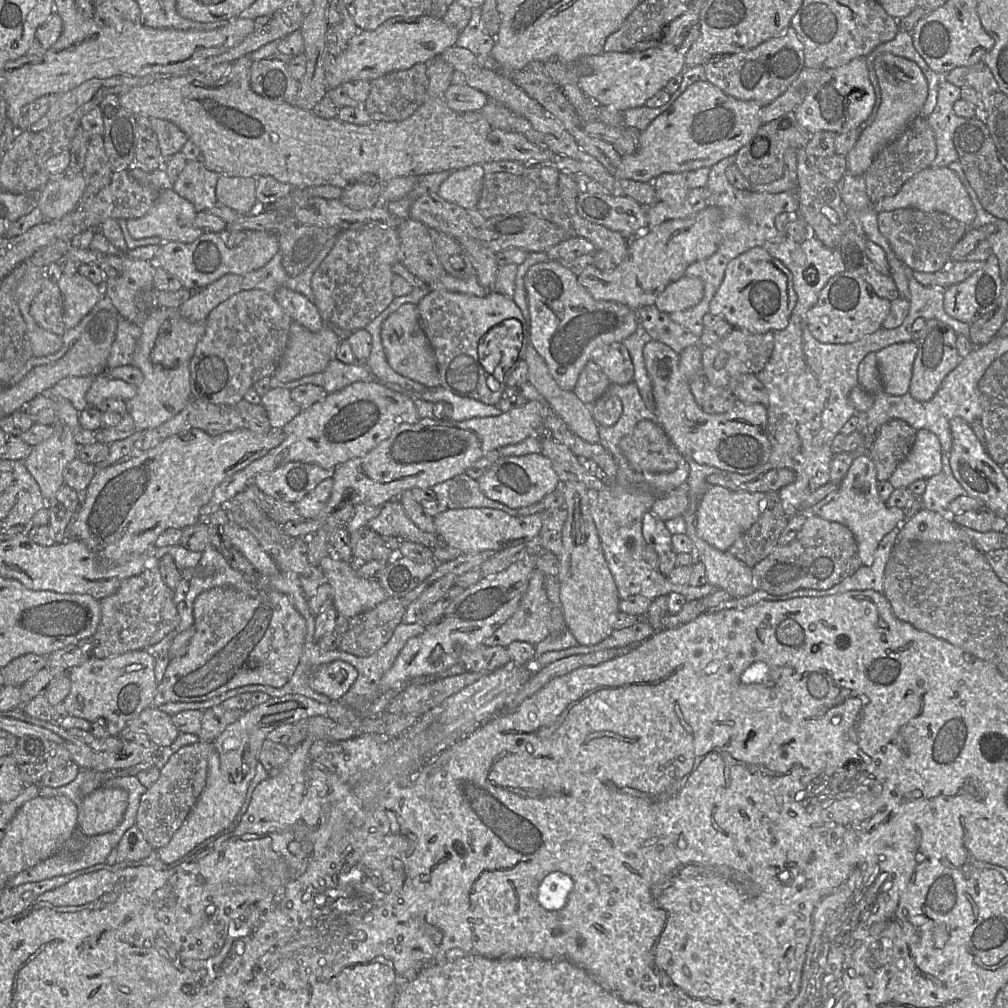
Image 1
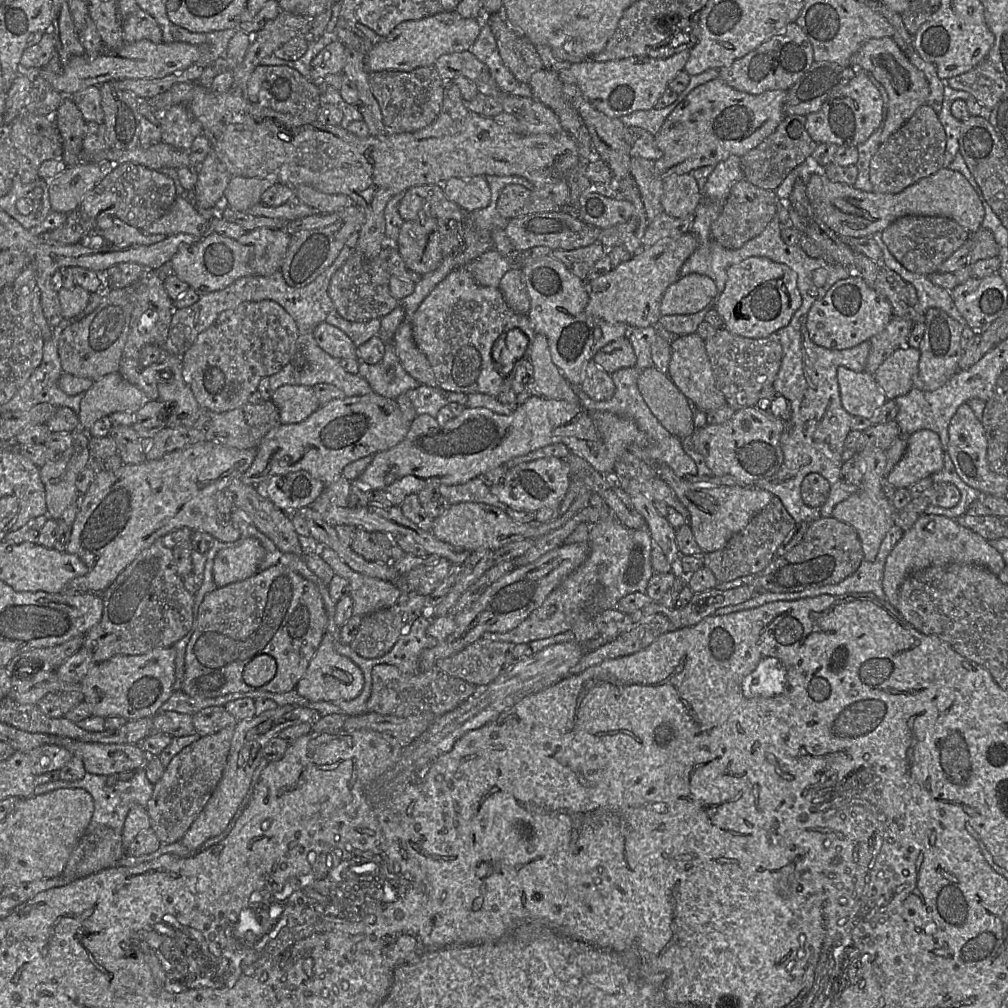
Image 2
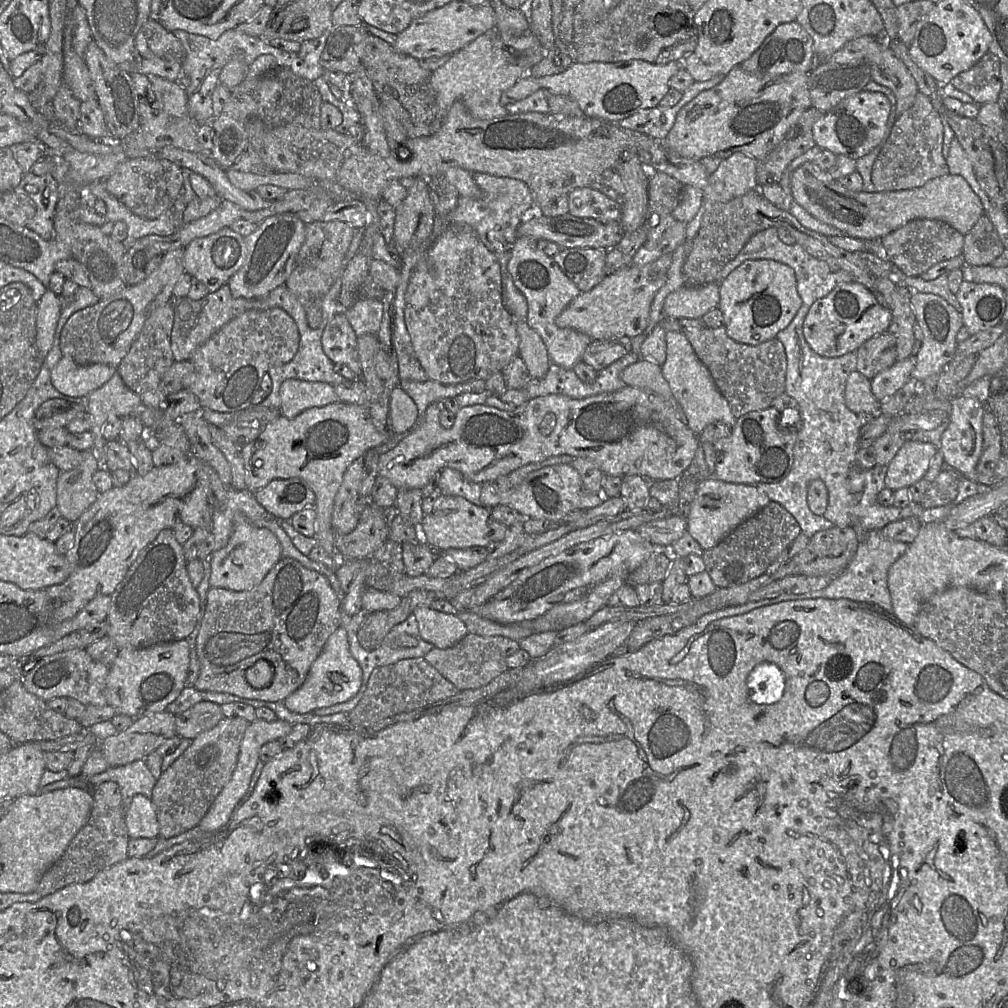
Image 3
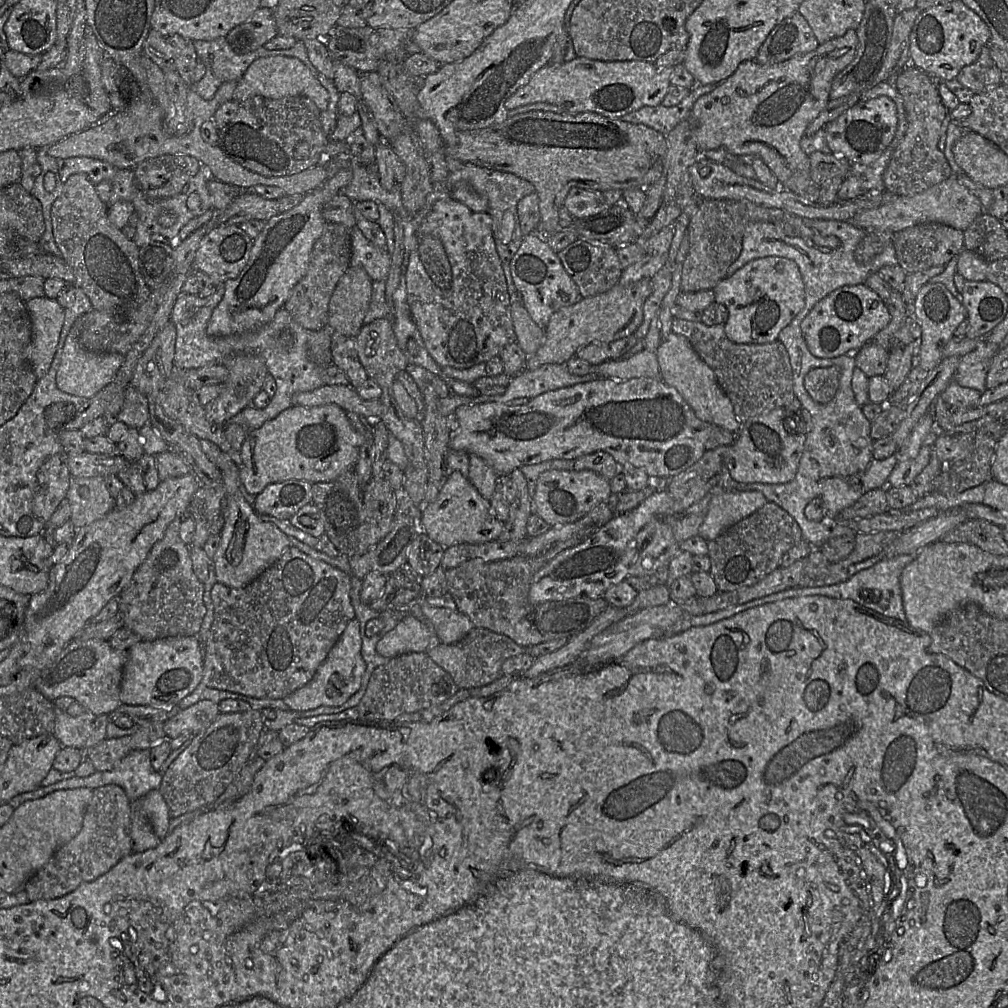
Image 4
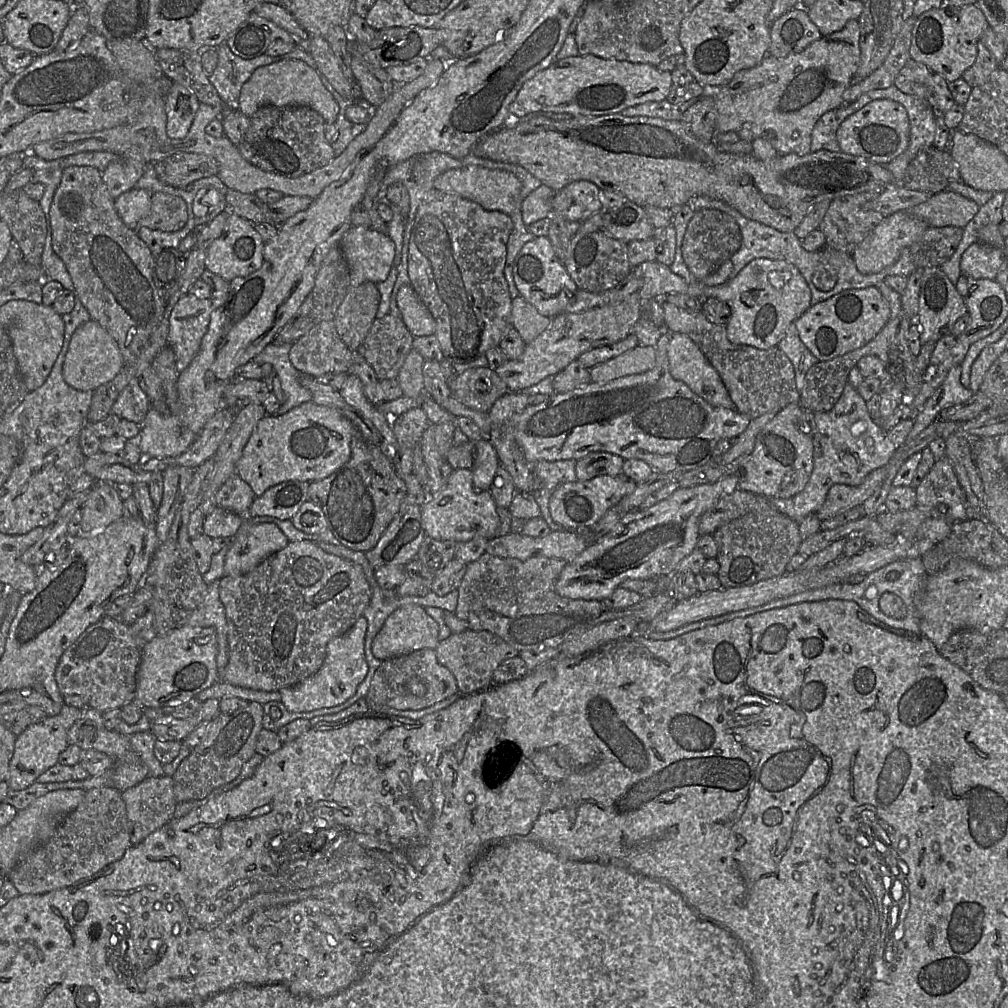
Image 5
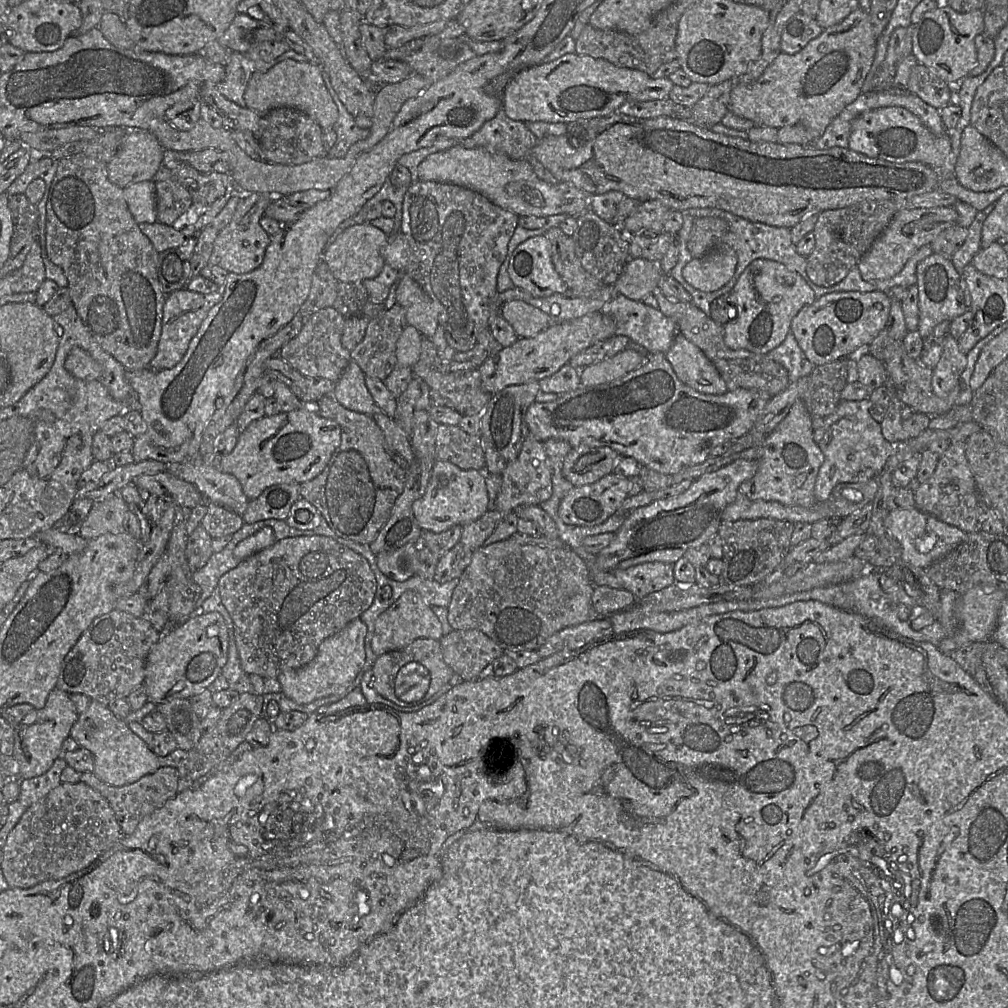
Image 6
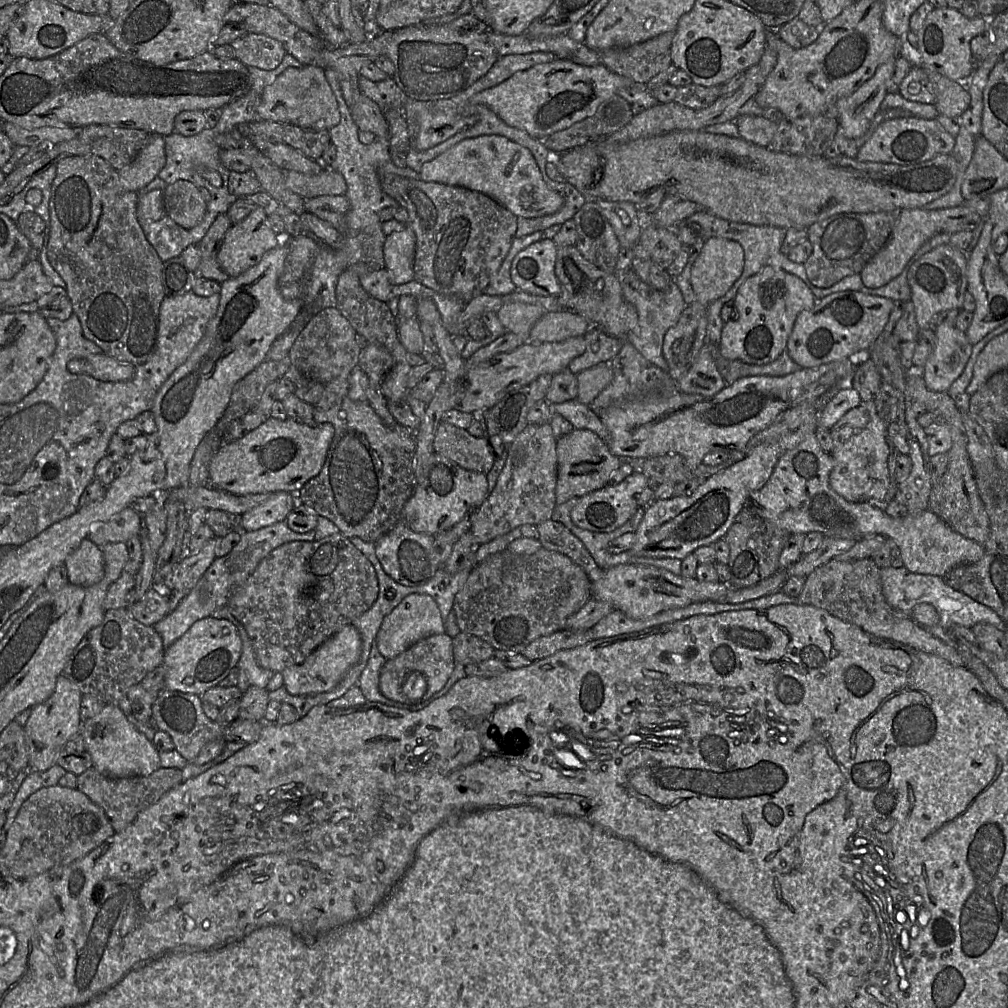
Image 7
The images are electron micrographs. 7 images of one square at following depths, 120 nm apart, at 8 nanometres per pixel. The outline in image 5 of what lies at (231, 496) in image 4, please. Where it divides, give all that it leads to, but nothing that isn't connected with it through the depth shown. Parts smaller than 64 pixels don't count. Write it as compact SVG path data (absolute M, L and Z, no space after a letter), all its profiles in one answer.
M246 516L236 534L231 538L230 547L225 555L224 573L228 576L243 575L253 570L272 554L285 548L288 543L287 536L276 524L252 523Z

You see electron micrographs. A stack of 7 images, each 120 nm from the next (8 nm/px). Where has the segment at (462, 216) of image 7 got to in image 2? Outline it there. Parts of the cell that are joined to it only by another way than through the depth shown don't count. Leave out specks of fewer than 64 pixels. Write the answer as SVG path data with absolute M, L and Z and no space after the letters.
M464 267L451 271L426 296L413 315L411 326L414 342L426 356L439 388L467 395L481 393L495 398L502 391L511 389L514 374L510 372L505 376L497 371L491 354L493 344L500 335L517 328L527 337L527 351L536 335L528 316L514 312L505 302L499 288L479 285Z

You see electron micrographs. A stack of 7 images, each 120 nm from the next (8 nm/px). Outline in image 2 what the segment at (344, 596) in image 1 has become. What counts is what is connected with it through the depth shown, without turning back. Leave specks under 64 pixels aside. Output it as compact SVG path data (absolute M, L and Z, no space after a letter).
M321 546L318 553L332 568L334 574L348 581L348 594L353 601L353 615L364 616L390 607L400 597L401 592L394 584L352 570L331 548Z

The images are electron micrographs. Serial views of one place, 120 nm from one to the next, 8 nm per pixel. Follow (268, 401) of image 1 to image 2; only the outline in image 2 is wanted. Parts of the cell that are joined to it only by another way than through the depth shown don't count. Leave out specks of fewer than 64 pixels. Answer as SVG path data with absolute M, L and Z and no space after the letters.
M283 385L271 396L277 407L280 424L296 424L304 421L321 407L311 386Z

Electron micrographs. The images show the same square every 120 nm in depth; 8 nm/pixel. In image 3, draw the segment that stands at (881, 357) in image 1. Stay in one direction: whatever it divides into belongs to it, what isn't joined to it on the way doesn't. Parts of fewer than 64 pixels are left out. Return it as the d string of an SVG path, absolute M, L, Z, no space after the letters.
M910 357L896 361L892 366L879 373L871 380L871 390L875 398L883 402L899 389L911 378L911 373L916 365L916 357Z

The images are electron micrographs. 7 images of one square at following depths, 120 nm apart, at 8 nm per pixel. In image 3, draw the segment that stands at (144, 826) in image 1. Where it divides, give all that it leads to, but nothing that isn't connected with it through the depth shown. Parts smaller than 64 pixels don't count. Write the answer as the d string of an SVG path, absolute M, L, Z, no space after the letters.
M223 717L213 728L197 735L183 754L162 772L151 797L160 838L177 836L199 824L216 796L231 779L248 725L249 722L241 717Z

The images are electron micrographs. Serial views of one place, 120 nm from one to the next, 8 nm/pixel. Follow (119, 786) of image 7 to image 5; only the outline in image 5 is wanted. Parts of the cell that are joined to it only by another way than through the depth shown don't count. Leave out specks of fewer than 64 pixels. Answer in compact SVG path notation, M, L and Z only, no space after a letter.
M171 776L146 777L137 785L121 792L126 807L131 845L168 823L174 816L177 802Z

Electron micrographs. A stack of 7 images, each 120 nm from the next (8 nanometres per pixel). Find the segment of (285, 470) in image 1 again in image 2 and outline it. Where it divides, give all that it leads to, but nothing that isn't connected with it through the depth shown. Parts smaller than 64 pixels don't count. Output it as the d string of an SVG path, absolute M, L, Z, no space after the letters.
M305 471L276 475L257 484L257 493L285 513L309 507L325 488L322 481Z

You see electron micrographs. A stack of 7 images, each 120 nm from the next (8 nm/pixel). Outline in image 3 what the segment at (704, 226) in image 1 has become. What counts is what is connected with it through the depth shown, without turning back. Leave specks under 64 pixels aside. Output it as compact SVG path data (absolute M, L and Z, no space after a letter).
M672 253L660 256L644 266L629 266L606 276L588 292L581 292L556 318L559 328L572 328L594 340L607 340L642 334L649 322L649 313L656 293L665 284L672 262Z

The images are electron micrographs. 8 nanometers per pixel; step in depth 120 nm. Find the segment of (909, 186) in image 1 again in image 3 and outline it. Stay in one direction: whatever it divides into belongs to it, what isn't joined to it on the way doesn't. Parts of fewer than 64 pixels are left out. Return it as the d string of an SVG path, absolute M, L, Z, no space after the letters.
M806 162L792 172L790 185L794 201L812 216L843 231L849 237L862 240L881 239L882 241L884 236L916 219L934 219L946 222L965 236L984 214L984 208L979 196L960 175L947 174L932 179L921 187L906 190L874 193L853 192L843 187L827 171L822 171L813 162Z

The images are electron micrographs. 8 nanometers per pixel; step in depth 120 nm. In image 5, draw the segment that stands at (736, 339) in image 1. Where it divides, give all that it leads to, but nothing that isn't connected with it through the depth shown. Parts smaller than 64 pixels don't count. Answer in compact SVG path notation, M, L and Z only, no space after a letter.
M663 300L664 325L670 333L680 333L693 340L706 359L718 372L734 408L755 418L778 413L791 403L798 403L795 372L789 358L777 346L758 349L749 345L733 344L727 338L726 325L710 322L701 312L690 313Z

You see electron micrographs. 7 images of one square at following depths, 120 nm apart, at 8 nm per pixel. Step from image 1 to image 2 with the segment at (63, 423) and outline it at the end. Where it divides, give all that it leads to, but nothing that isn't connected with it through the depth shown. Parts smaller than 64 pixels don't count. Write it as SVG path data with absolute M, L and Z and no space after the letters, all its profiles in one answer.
M79 424L72 432L72 444L59 457L40 467L45 486L47 515L59 519L73 503L79 501L76 487L79 472L88 466L90 432Z

